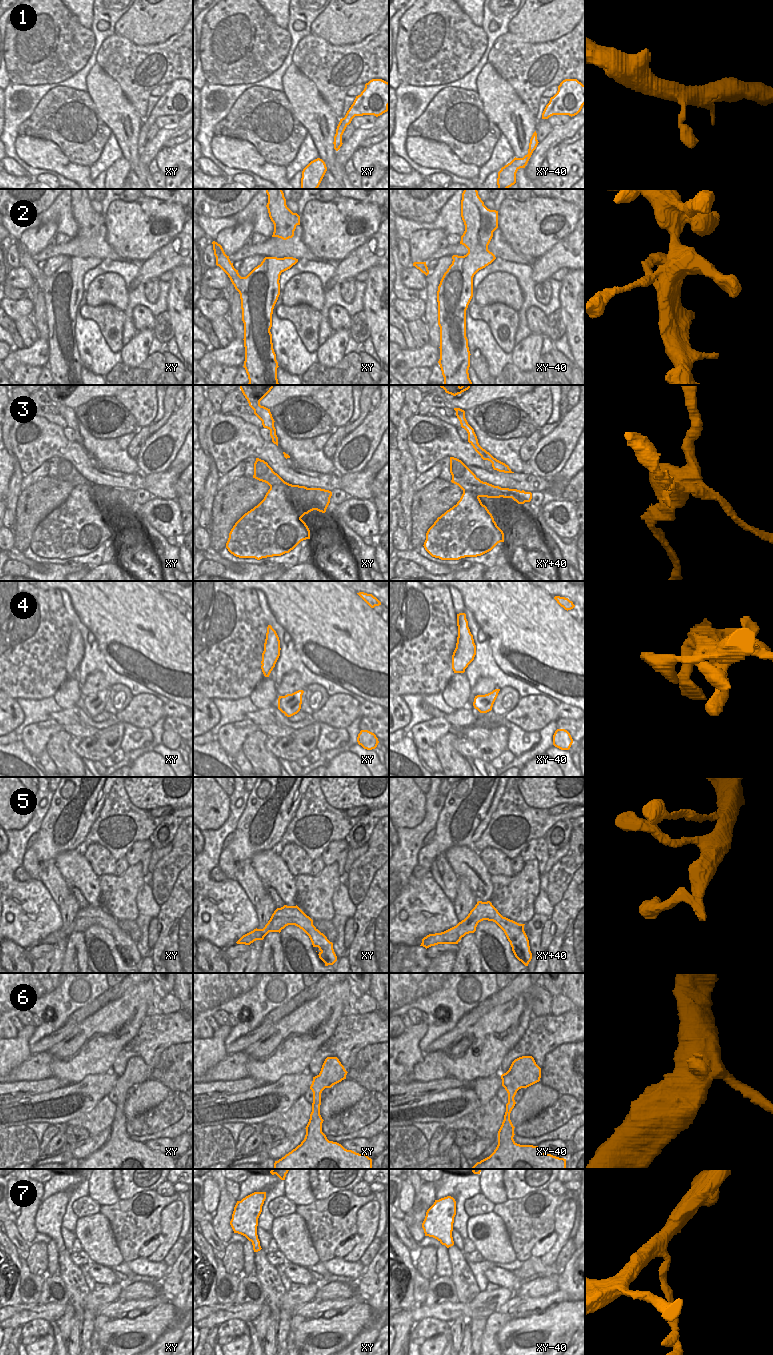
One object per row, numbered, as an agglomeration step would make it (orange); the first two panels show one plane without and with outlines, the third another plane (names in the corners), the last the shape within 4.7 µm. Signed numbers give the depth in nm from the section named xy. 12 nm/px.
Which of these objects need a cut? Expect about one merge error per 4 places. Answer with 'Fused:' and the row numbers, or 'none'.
Fused: 3, 7.

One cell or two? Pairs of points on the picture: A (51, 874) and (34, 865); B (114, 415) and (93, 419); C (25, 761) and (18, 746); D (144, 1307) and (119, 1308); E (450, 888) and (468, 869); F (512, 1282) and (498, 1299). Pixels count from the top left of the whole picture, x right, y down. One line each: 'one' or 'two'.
A: two
B: one
C: one
D: one
E: two
F: two

